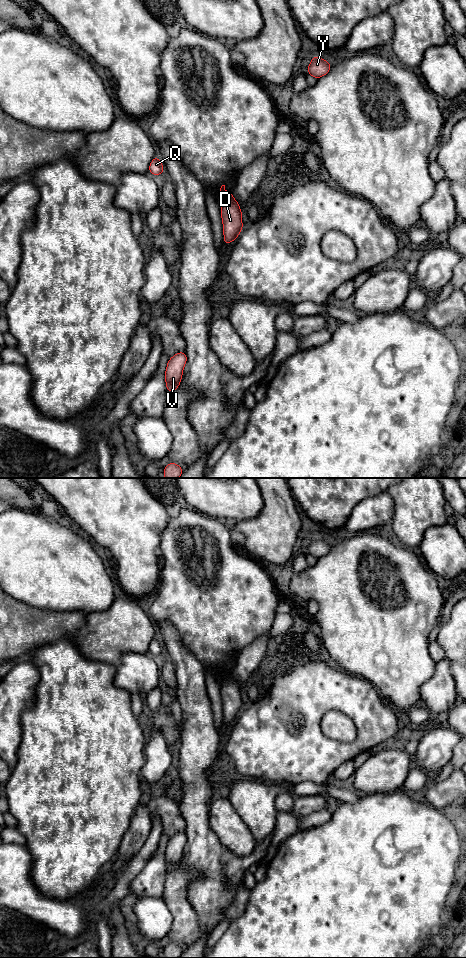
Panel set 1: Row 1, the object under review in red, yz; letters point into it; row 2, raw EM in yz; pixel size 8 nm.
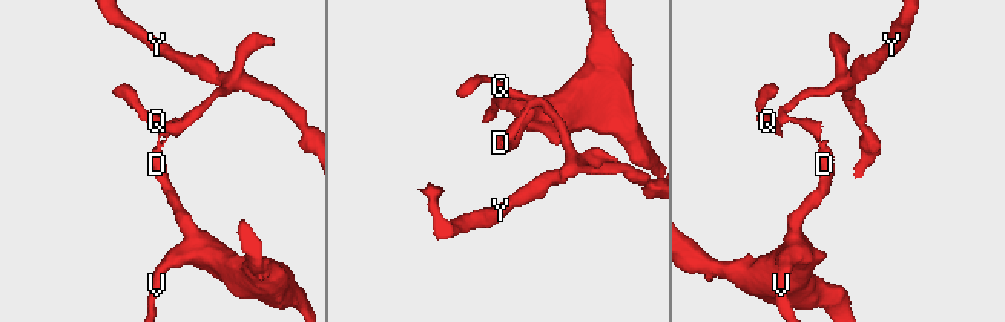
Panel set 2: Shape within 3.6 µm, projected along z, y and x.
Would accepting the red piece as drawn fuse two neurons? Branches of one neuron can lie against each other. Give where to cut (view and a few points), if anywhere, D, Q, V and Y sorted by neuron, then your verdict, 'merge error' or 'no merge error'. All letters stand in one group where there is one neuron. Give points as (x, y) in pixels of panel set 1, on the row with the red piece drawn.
cut in yz along (231, 196), (223, 200); D V / Q Y; merge error

